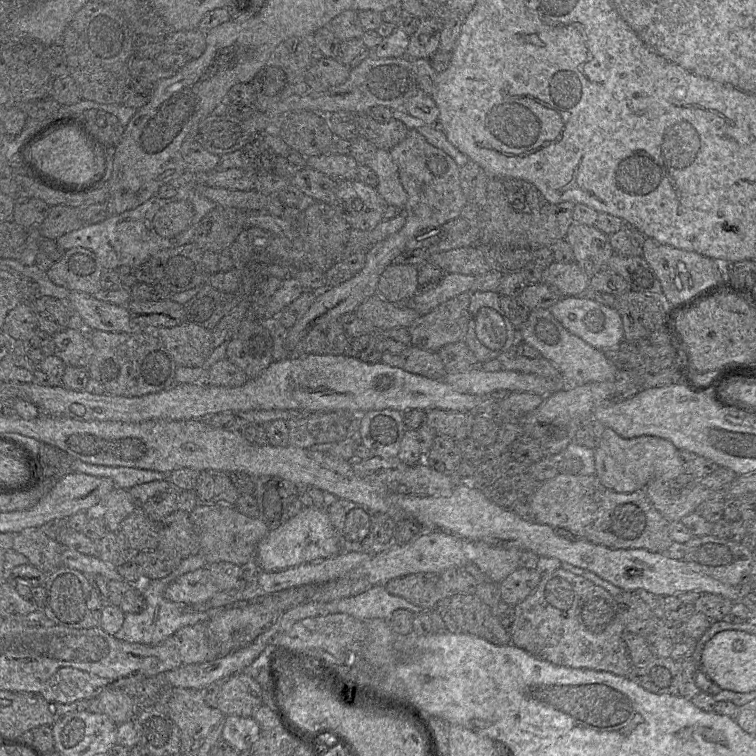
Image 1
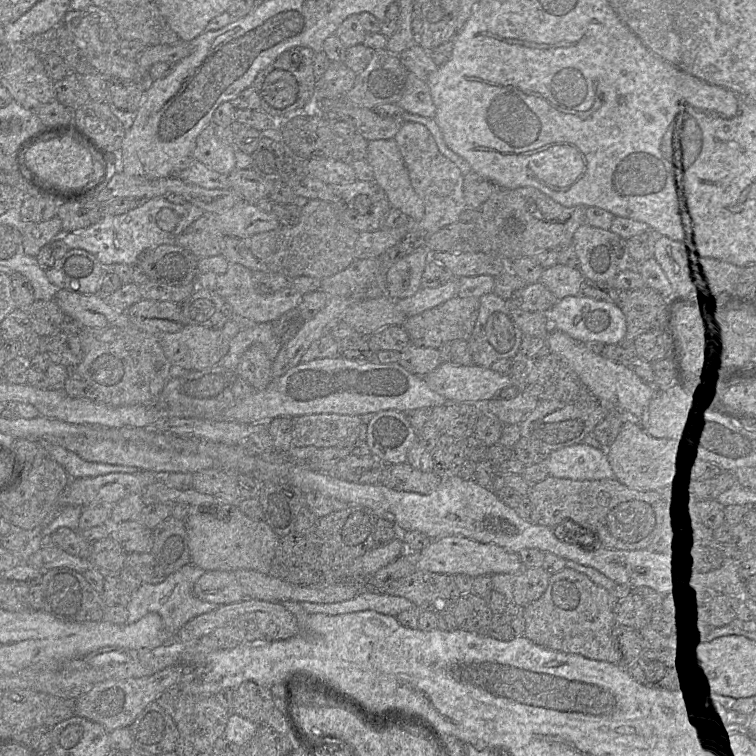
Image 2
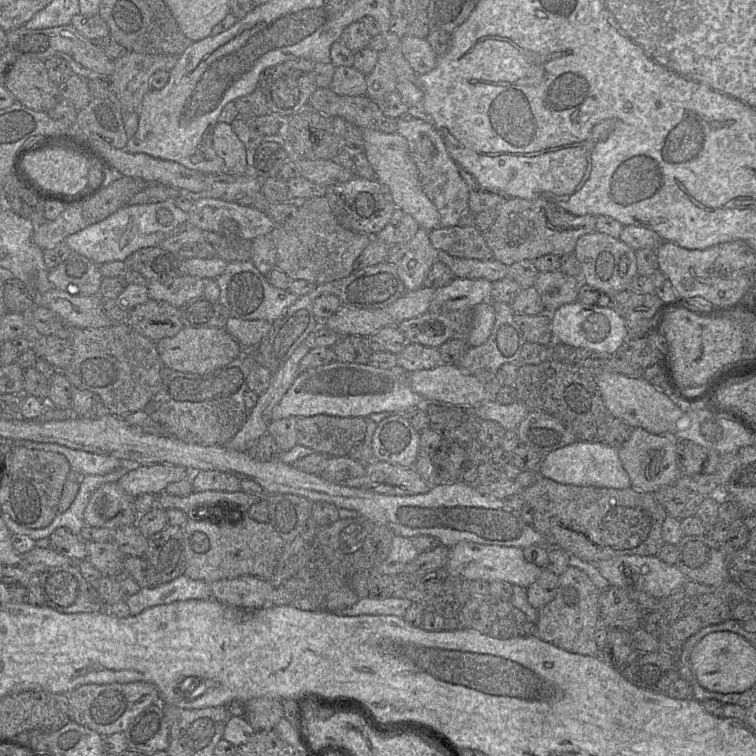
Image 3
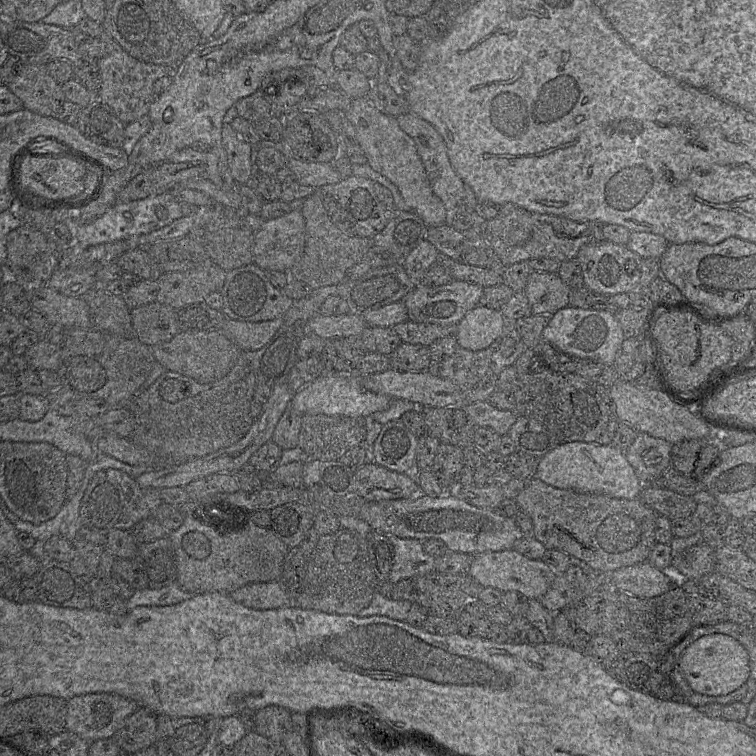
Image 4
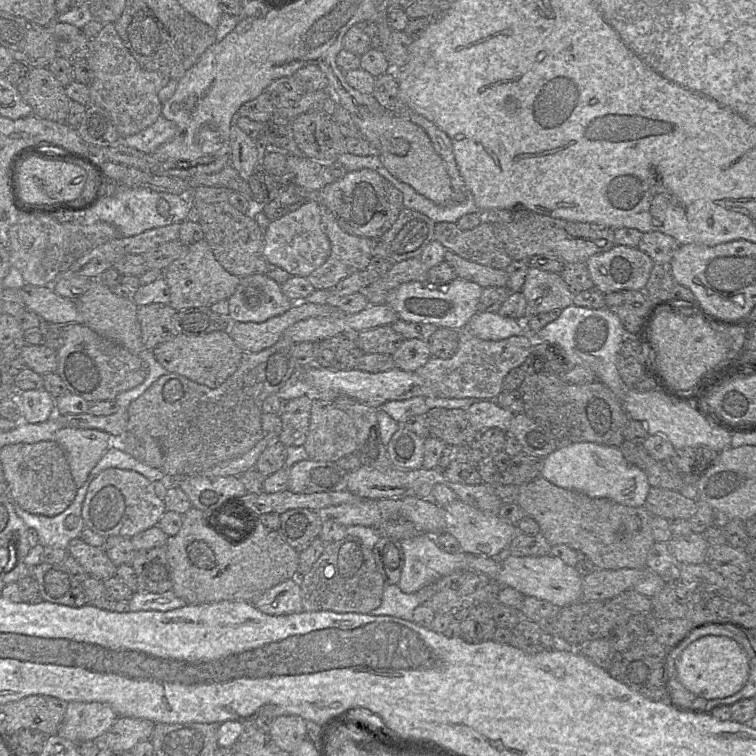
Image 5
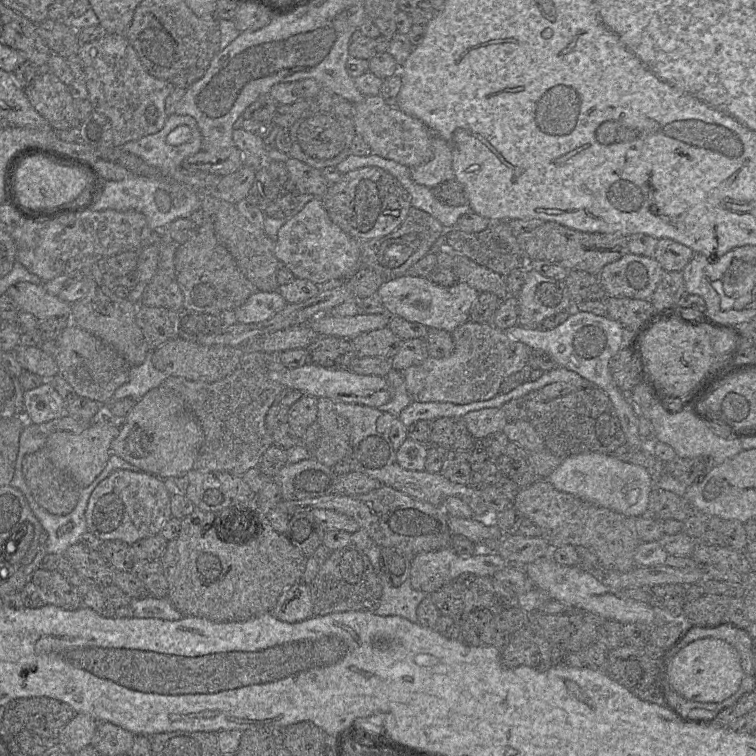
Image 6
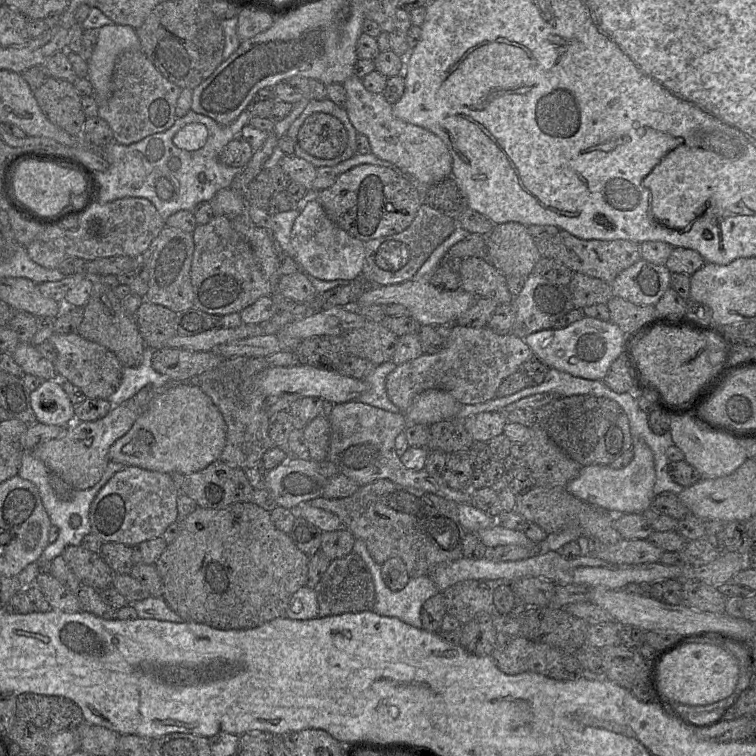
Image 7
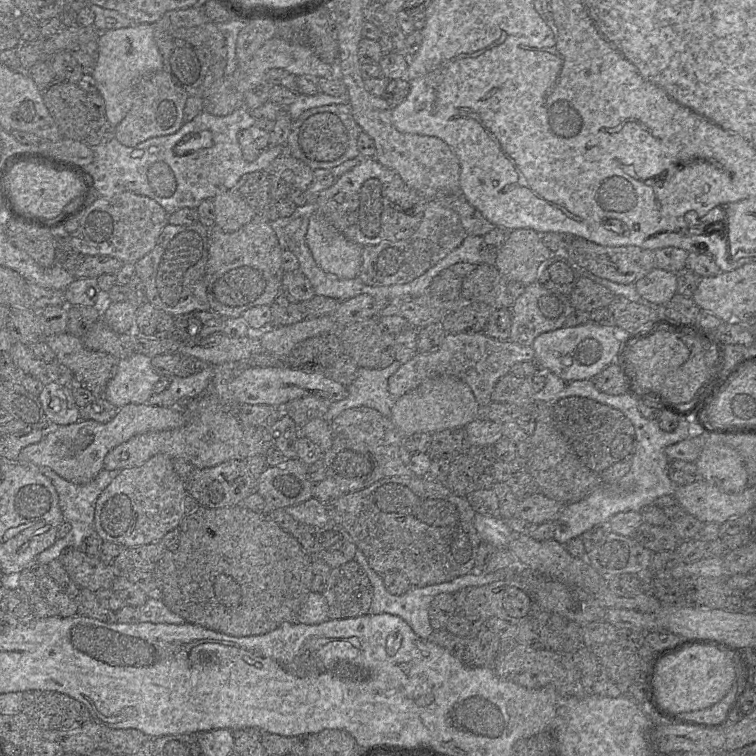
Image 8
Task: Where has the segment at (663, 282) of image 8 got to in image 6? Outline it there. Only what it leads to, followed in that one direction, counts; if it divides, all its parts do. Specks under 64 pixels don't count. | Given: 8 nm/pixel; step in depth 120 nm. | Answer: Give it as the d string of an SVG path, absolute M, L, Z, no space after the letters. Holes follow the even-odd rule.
M628 253L606 264L598 278L606 296L649 300L663 272L653 257Z

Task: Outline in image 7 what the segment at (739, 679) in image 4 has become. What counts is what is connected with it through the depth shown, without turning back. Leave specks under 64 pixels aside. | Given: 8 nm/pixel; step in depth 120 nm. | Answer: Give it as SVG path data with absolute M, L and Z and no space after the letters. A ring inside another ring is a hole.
M689 644L667 655L659 664L657 689L664 700L690 706L709 705L730 697L739 682L739 666L721 648Z

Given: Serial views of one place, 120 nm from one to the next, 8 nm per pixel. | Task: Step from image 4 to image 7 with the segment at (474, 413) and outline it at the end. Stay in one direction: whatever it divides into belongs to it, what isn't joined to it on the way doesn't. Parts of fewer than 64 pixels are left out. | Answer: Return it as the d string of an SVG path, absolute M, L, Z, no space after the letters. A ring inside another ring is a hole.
M486 411L473 414L463 420L465 428L475 442L489 442L502 434L508 422L504 412Z

